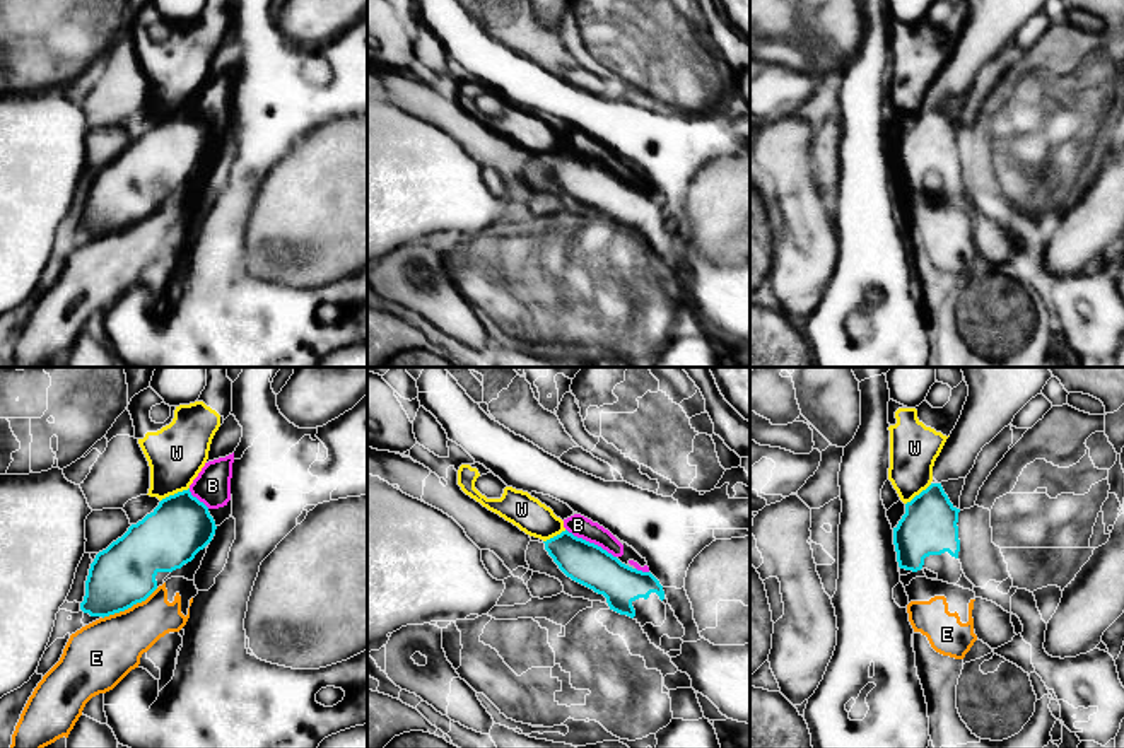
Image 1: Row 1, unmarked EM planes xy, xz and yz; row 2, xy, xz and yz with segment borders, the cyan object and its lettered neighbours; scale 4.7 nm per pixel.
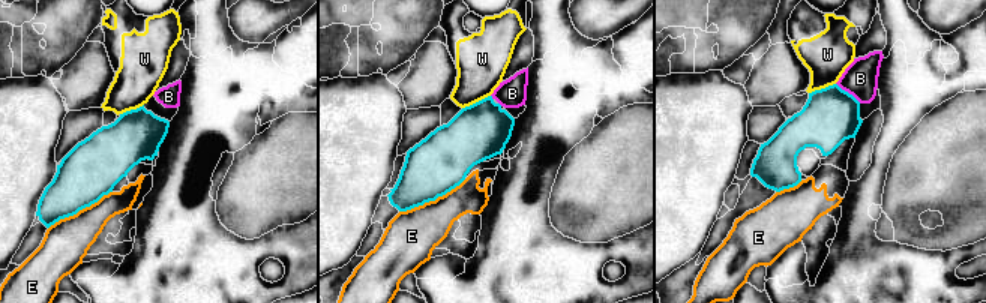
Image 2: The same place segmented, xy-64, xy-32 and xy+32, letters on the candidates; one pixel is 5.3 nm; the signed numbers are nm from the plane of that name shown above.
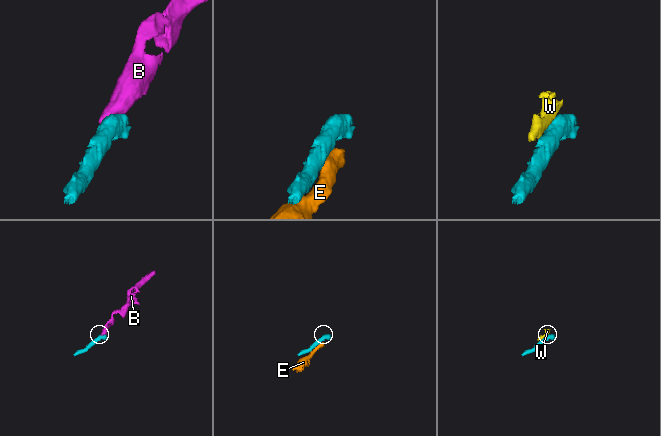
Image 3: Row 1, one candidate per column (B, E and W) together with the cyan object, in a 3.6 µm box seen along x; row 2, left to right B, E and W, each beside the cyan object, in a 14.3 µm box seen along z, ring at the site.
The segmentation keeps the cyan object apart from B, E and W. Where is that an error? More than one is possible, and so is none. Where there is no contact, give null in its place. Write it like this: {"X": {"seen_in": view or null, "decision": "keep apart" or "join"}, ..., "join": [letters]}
{"B": {"seen_in": "xz", "decision": "keep apart"}, "E": {"seen_in": "xy", "decision": "keep apart"}, "W": {"seen_in": "xy", "decision": "keep apart"}, "join": []}

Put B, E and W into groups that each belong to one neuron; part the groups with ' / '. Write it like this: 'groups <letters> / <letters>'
groups B / E / W

